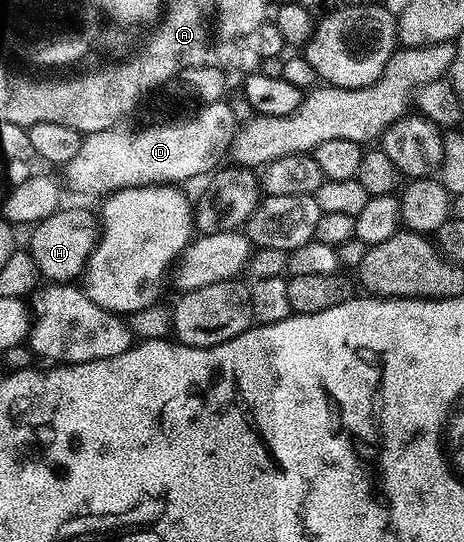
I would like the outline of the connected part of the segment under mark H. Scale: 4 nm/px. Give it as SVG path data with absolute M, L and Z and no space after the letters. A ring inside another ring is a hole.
M60 207L49 218L39 221L30 229L29 251L40 277L56 284L70 284L78 281L86 273L87 259L93 254L101 237L101 220L87 208Z

